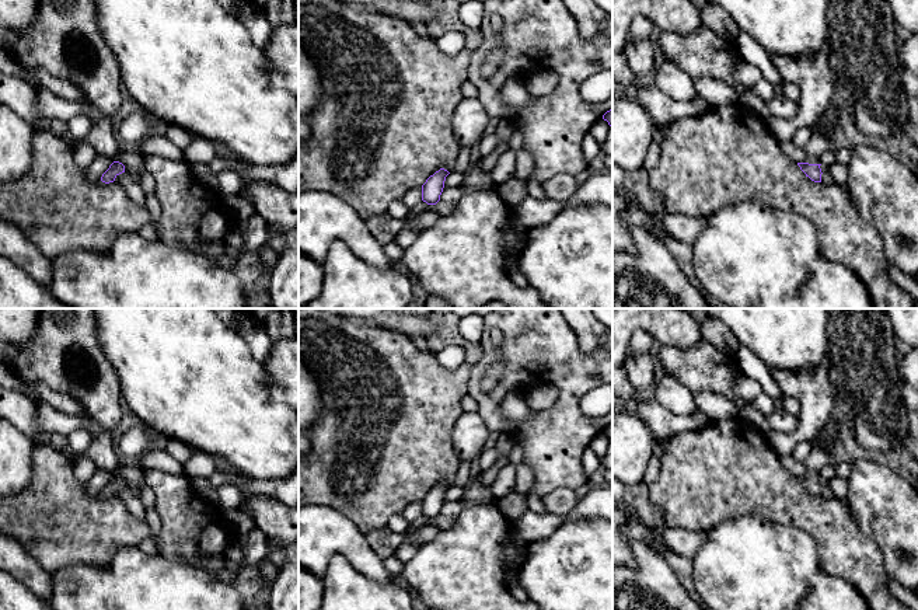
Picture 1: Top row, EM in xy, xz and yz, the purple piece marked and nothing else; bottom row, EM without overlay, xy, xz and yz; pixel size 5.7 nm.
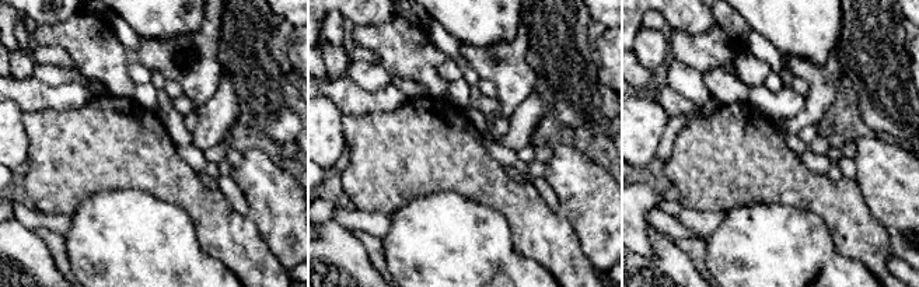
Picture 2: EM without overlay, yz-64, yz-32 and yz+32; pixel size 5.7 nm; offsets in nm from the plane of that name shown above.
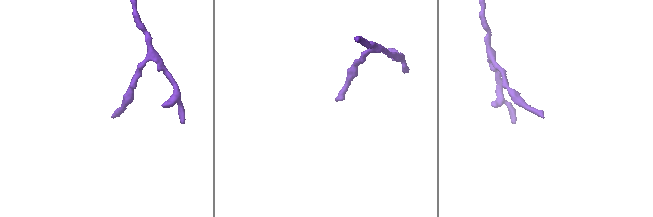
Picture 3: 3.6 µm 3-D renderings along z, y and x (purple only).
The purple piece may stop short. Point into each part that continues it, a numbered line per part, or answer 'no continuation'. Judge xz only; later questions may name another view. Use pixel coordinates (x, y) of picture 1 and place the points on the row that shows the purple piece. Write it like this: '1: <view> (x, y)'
no continuation

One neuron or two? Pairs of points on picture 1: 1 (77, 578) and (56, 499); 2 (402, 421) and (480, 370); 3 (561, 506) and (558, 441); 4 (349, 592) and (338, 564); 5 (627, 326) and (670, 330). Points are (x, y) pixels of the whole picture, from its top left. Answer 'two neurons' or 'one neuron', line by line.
1: two neurons
2: two neurons
3: two neurons
4: one neuron
5: one neuron

